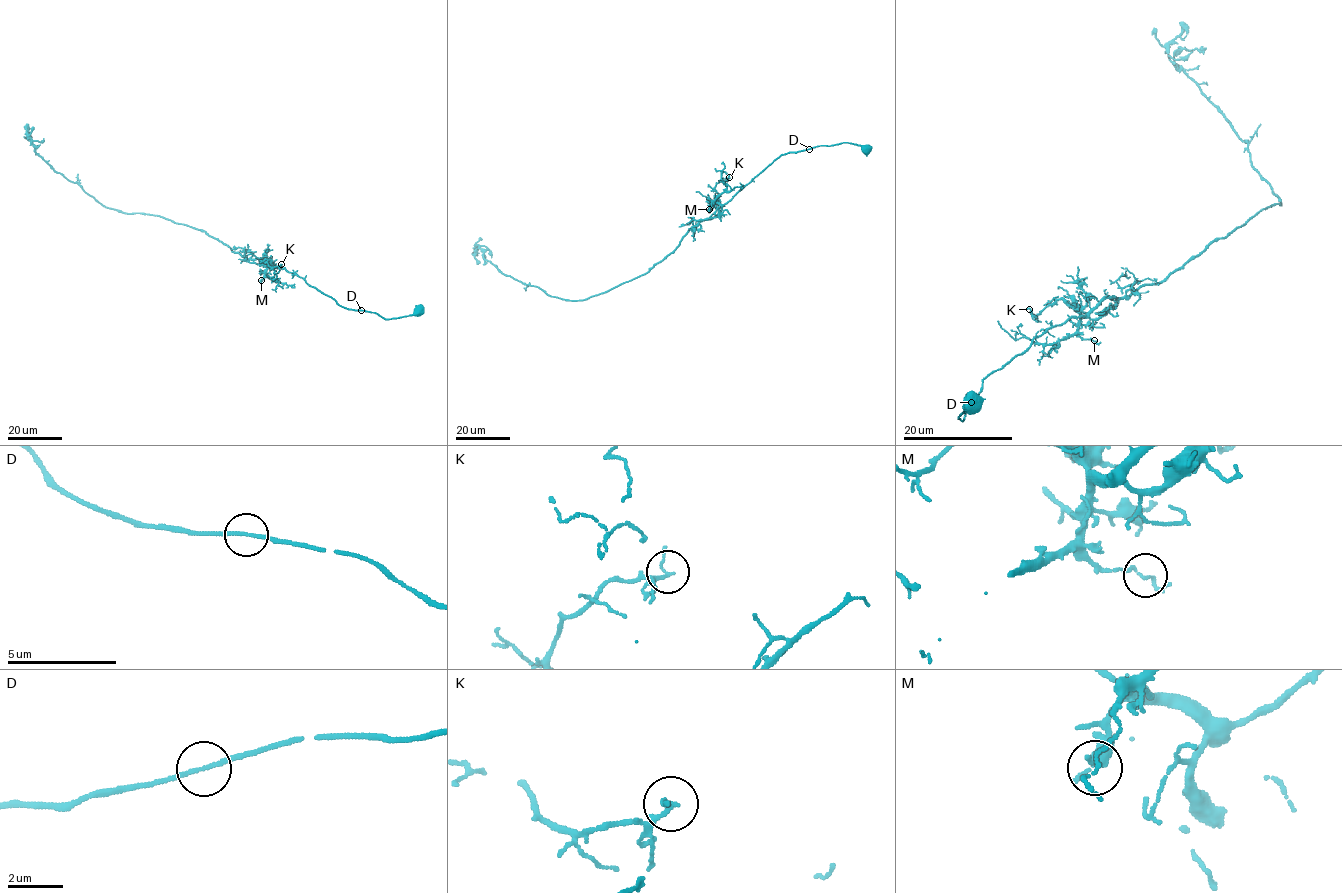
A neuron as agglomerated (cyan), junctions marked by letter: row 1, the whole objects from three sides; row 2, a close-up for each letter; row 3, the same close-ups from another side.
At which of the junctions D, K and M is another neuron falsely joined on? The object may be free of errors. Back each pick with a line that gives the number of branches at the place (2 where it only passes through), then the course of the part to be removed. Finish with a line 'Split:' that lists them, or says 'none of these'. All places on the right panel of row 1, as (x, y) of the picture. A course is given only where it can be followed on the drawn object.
Split: none of these

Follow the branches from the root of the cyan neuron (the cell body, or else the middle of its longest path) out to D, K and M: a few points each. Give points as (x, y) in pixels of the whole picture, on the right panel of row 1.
D: (974, 399), (958, 418), (965, 417), (965, 406), (970, 402)
K: (974, 399), (958, 418), (989, 373), (1047, 329), (1084, 315), (1061, 299), (1038, 314), (1029, 309)
M: (974, 399), (958, 418), (989, 373), (1070, 317), (1084, 315), (1079, 335), (1094, 340)

